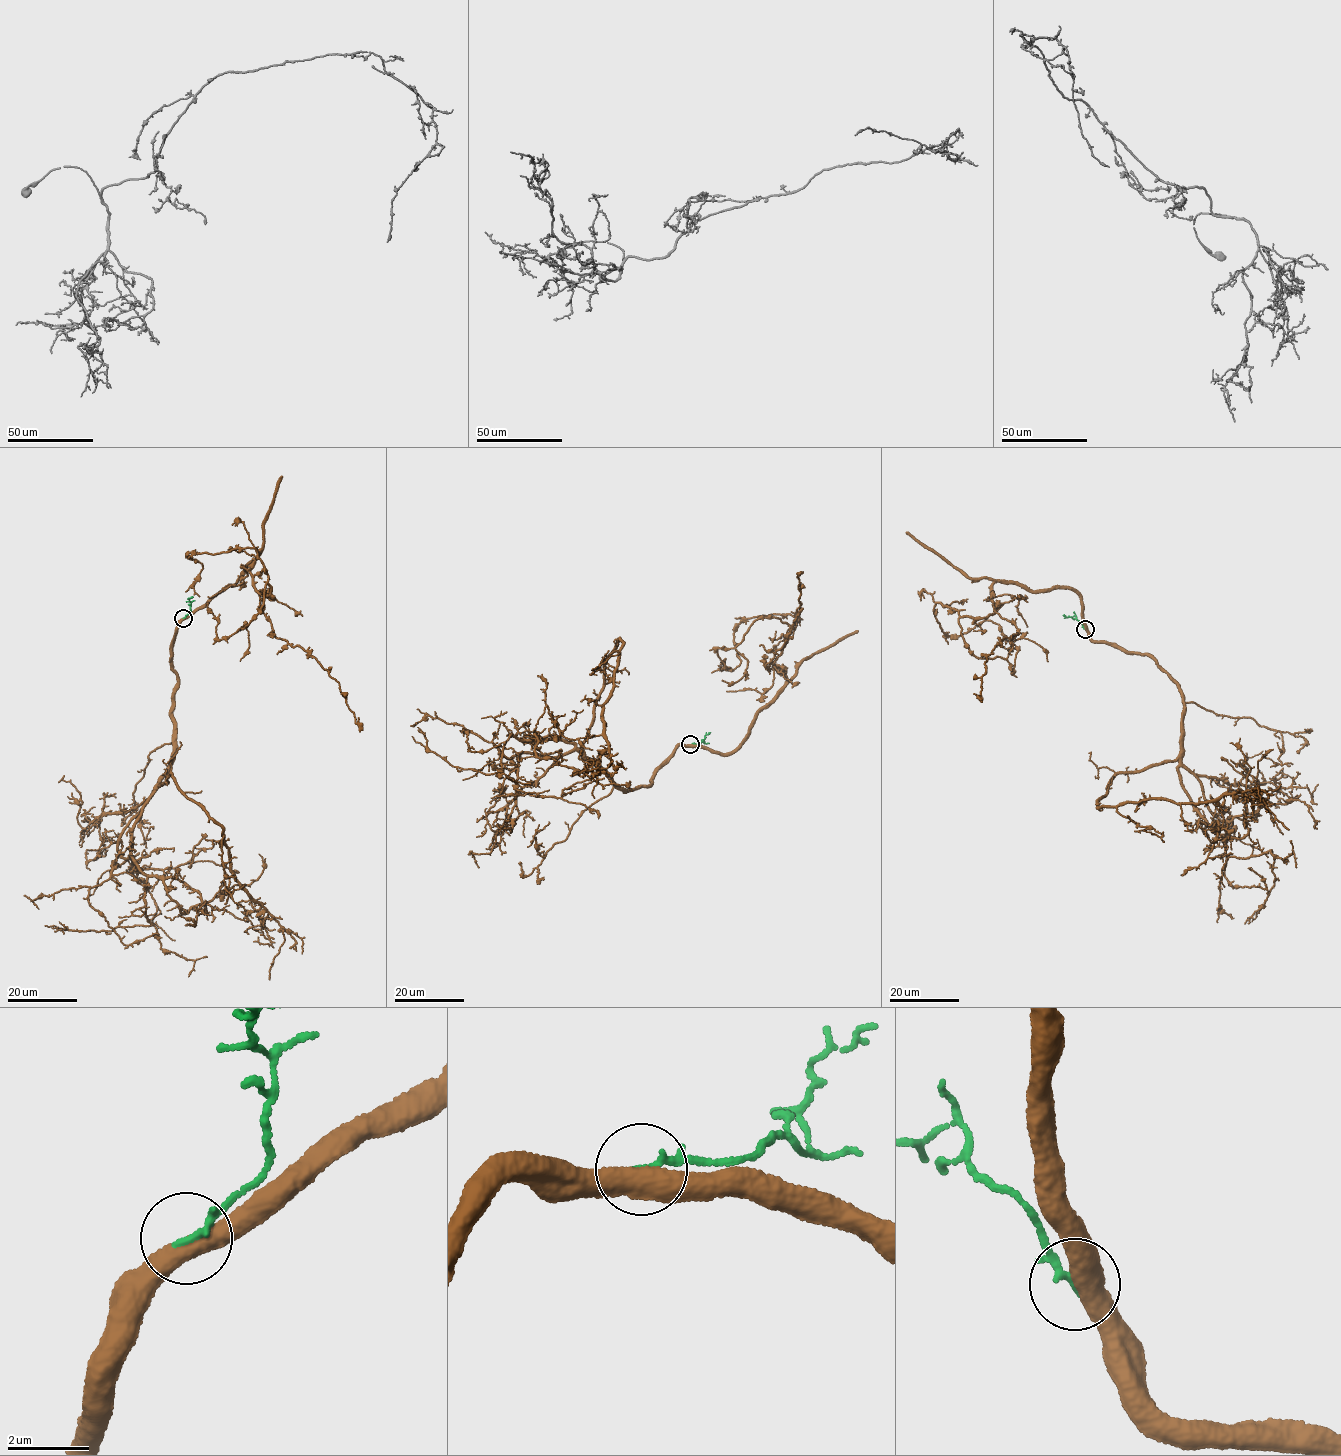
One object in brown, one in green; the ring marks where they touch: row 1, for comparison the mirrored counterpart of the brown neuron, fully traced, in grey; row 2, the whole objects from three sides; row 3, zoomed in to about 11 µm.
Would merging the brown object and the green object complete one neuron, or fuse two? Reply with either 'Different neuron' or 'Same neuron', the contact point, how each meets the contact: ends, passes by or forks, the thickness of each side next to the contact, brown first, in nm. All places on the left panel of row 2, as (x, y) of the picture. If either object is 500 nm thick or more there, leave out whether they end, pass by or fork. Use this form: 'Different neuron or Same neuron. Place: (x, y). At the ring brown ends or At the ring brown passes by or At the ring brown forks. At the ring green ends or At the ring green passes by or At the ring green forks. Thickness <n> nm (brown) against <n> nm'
Different neuron. Place: (183, 618). Thickness 500 nm (brown) against 180 nm

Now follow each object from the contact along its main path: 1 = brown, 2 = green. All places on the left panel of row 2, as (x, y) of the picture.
1: (184, 618), (171, 657), (174, 754), (158, 784), (169, 773), (221, 826), (237, 881), (278, 923), (269, 980)
2: (183, 617), (189, 613), (191, 602), (188, 599), (193, 596)

